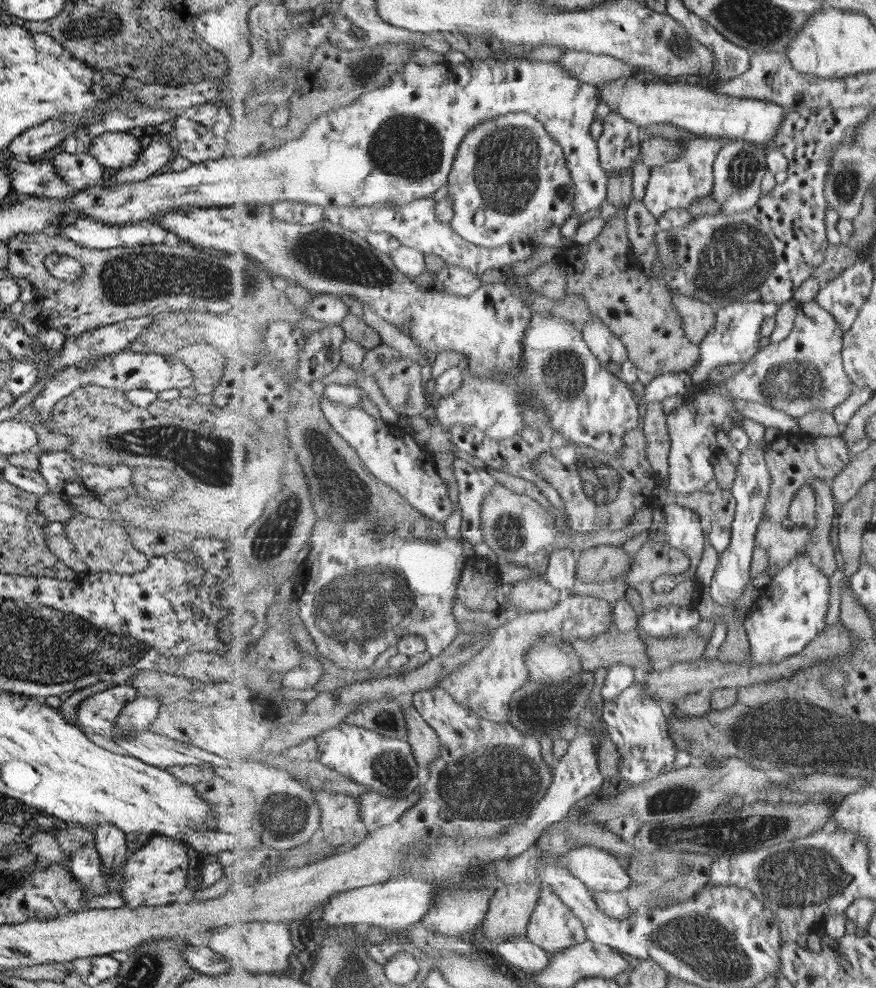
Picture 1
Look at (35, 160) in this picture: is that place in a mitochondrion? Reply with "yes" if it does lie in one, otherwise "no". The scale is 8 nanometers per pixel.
no

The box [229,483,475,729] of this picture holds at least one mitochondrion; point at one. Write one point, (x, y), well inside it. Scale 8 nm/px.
(361, 605)

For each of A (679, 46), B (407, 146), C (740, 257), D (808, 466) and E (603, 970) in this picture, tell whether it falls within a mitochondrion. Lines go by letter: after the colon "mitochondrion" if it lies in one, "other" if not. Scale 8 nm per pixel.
A: mitochondrion
B: mitochondrion
C: mitochondrion
D: other
E: other

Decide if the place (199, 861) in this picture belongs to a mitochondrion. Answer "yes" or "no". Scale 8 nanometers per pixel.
no

